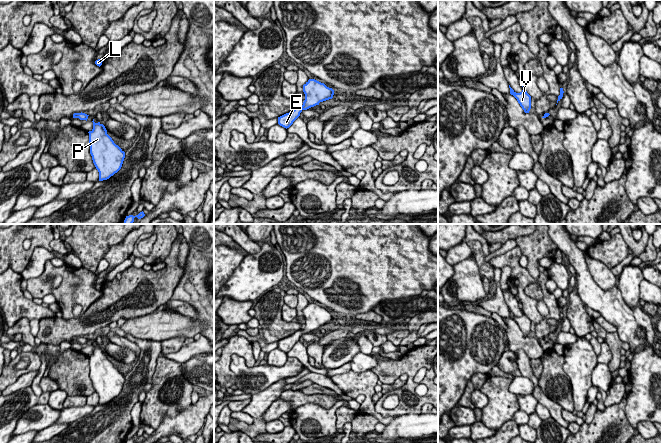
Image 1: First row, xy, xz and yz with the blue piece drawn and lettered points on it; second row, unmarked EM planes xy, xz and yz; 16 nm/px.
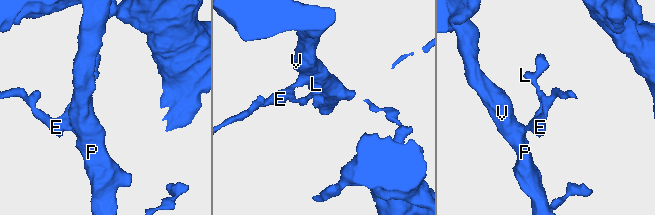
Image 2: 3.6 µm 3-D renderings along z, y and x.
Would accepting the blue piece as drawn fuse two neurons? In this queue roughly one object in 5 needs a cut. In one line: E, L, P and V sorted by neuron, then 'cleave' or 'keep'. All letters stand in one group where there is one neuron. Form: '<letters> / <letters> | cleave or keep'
E L P V | keep

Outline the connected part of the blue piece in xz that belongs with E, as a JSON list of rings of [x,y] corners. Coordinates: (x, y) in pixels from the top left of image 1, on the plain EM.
[[[309,303],[303,309],[303,316],[305,318],[303,329],[278,341],[278,348],[280,350],[286,353],[289,352],[300,340],[300,337],[303,334],[319,329],[320,326],[332,323],[334,319],[334,314],[332,312],[327,311],[324,307],[321,307],[315,303]]]

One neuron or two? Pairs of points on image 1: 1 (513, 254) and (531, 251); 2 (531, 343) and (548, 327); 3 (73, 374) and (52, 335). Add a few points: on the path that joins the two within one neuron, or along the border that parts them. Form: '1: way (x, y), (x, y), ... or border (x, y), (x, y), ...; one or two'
1: border (517, 245), (522, 254); two
2: border (536, 338), (541, 342); two
3: border (41, 342), (58, 346); two

